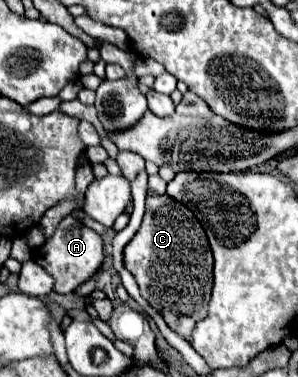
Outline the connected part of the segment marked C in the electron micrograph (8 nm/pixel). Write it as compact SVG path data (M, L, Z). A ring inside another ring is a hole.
M148 195L146 197L146 213L140 229L124 247L124 267L132 273L140 287L140 295L150 303L150 307L162 315L166 325L190 341L190 335L198 321L208 315L208 301L212 291L212 251L206 239L206 233L198 219L192 215L188 207L178 201L172 201L168 195Z

